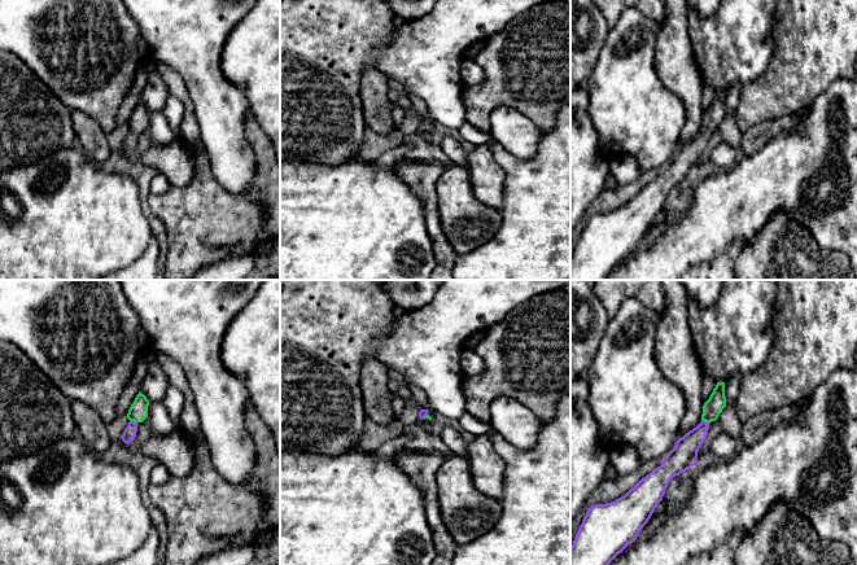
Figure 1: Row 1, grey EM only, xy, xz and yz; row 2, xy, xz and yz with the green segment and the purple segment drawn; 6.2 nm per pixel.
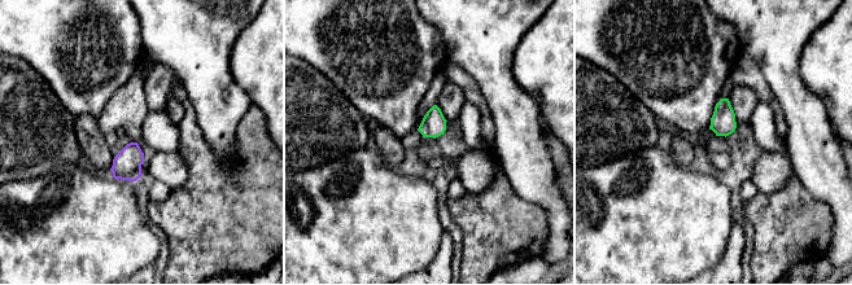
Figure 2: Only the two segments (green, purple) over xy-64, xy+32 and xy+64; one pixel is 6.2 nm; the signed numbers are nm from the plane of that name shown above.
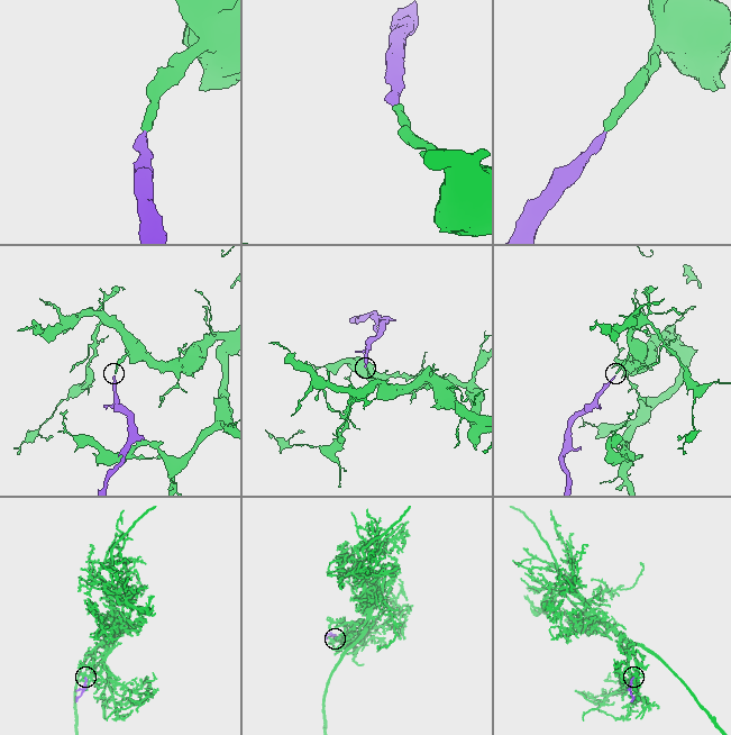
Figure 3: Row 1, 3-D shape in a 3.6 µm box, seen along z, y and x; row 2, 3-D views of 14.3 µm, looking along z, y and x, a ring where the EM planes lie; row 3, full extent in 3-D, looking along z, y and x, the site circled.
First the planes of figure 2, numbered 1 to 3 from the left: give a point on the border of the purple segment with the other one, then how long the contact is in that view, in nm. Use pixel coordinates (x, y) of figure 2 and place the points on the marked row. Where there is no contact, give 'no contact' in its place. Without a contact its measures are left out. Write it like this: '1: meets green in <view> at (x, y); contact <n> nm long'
1: no contact
2: no contact
3: no contact

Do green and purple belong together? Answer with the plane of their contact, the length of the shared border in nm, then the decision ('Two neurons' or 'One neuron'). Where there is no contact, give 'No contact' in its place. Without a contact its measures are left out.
Touches green in xy. Shared border 50 nm. One neuron

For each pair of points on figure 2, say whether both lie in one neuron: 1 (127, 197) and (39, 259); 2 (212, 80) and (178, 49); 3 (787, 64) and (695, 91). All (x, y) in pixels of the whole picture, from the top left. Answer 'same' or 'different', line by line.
1: same
2: same
3: different

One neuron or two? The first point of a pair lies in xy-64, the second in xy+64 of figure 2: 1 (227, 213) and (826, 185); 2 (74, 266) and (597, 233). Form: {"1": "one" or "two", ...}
{"1": "two", "2": "one"}

